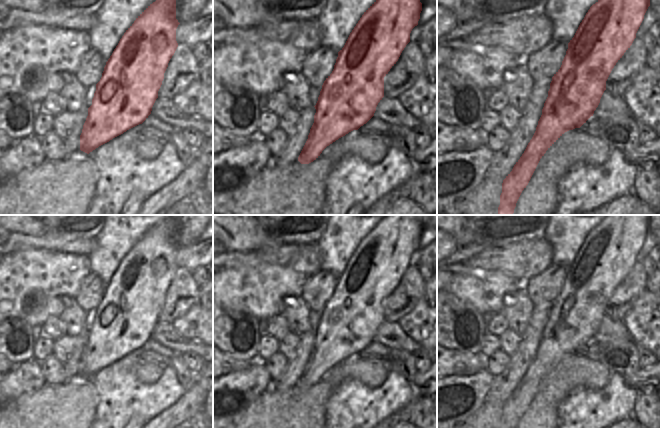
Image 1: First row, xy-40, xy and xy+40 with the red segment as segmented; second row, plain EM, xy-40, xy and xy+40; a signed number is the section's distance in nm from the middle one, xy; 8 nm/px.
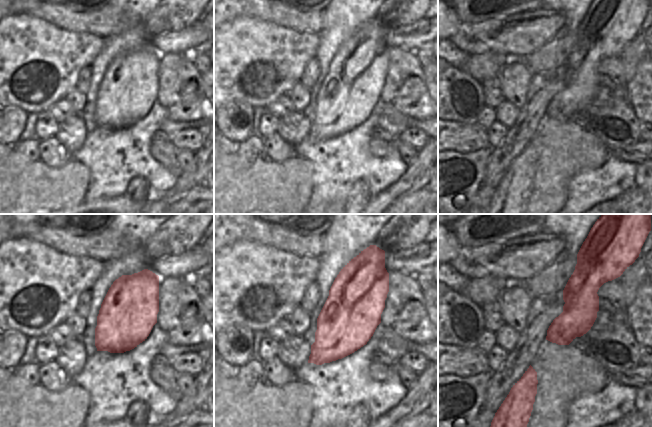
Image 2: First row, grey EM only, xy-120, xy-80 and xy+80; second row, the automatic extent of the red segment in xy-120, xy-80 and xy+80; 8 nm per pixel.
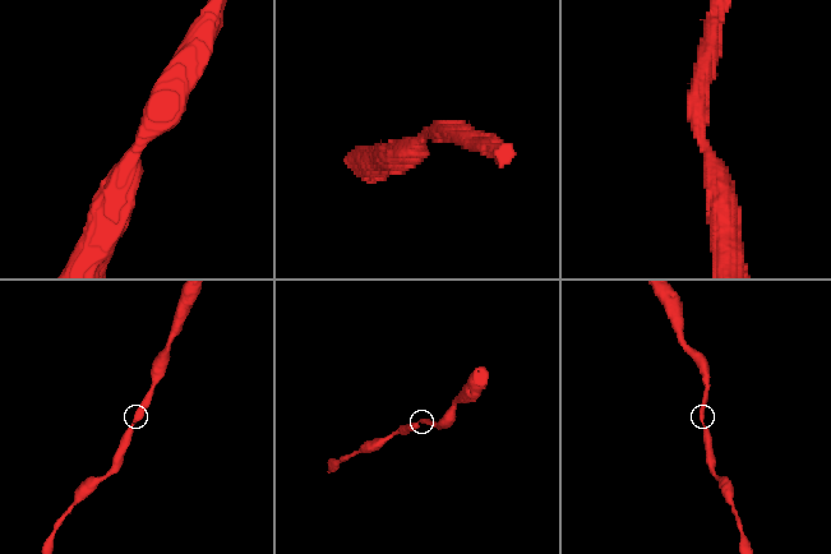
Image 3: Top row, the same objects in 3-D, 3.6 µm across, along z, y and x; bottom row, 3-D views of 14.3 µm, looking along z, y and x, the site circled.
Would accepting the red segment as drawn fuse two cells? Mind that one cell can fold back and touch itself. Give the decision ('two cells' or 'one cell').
one cell

